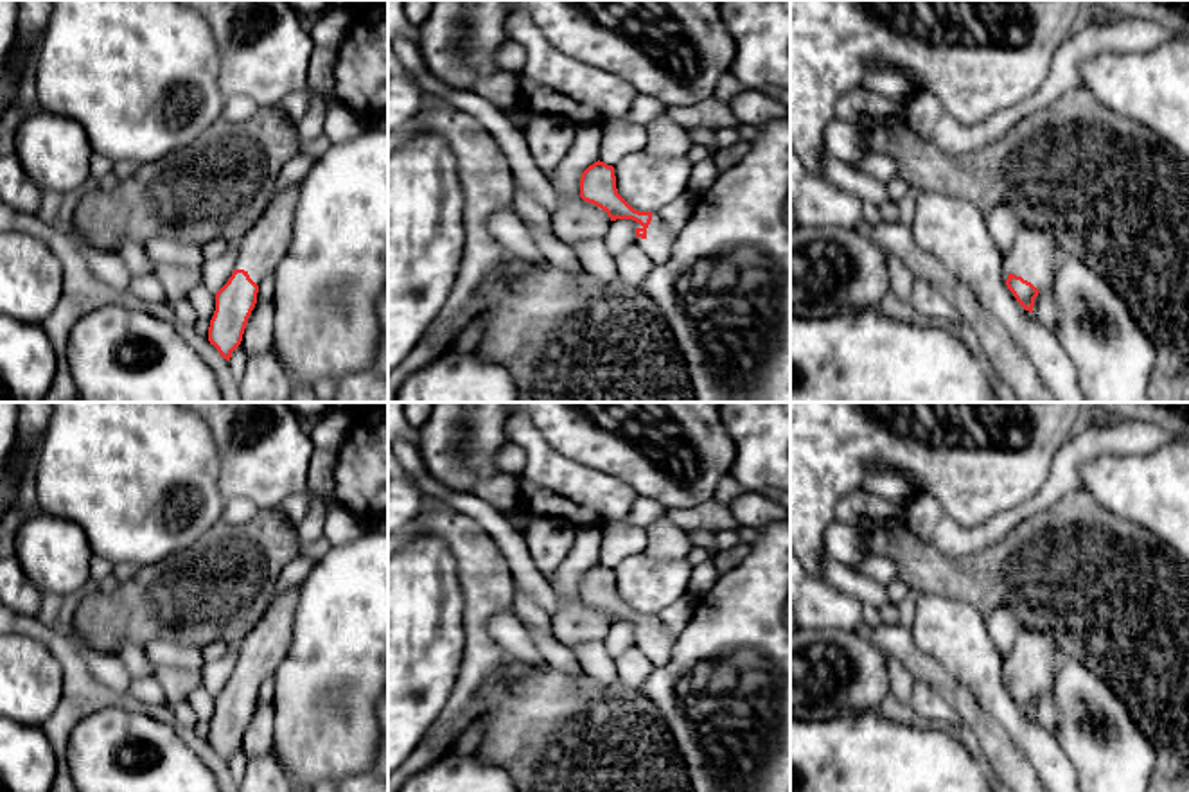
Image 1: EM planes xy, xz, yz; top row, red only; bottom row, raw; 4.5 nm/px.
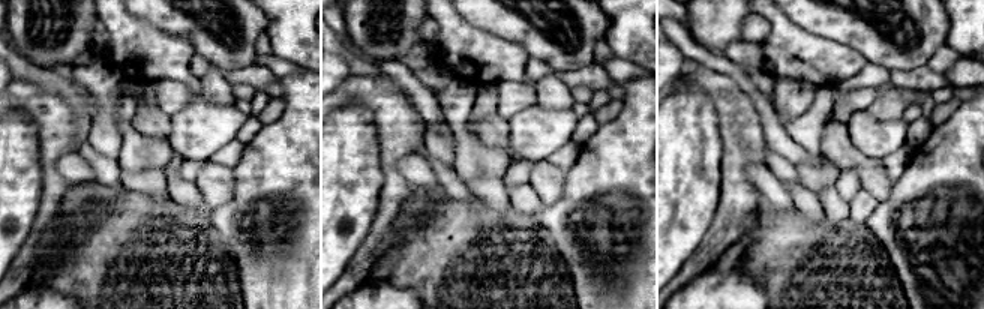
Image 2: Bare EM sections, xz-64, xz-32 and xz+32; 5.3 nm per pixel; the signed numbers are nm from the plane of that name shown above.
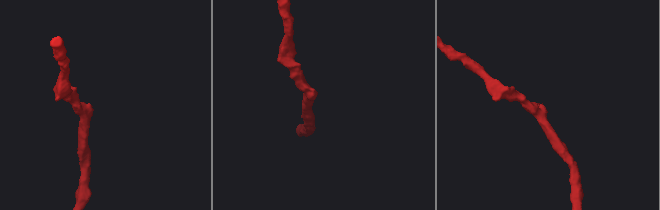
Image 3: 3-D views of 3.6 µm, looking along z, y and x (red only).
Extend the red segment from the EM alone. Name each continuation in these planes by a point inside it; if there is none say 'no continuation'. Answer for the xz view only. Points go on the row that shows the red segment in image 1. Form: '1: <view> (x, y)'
1: xz (660, 239)

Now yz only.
1: yz (1033, 255)

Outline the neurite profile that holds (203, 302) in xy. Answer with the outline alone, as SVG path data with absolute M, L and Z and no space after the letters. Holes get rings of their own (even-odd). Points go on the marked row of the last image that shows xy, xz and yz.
M201 282L196 284L183 298L194 307L198 320L210 323L216 311L216 296Z

